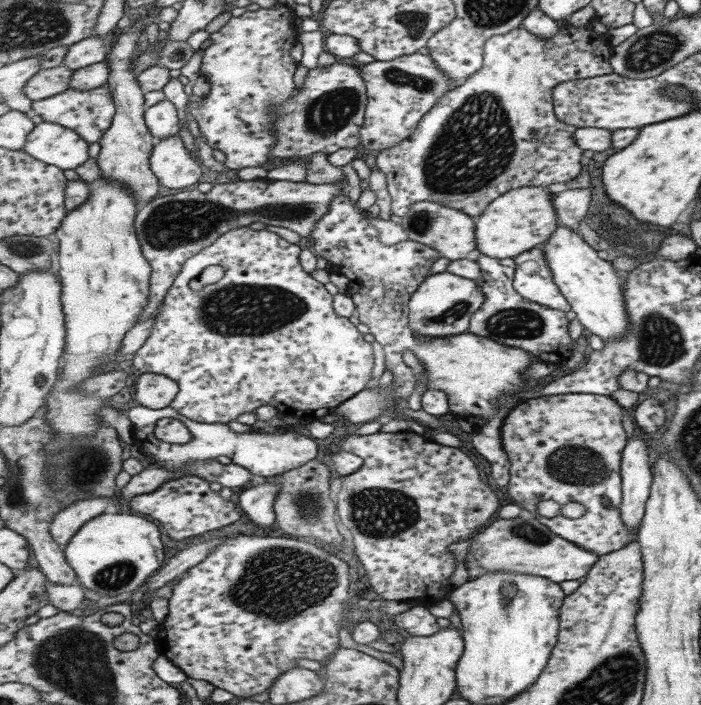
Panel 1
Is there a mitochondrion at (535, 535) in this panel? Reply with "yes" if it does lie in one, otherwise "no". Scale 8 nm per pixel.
yes

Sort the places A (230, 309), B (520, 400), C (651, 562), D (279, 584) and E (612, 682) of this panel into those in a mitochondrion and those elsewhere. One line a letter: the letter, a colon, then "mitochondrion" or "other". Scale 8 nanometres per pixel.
A: mitochondrion
B: other
C: other
D: mitochondrion
E: mitochondrion

